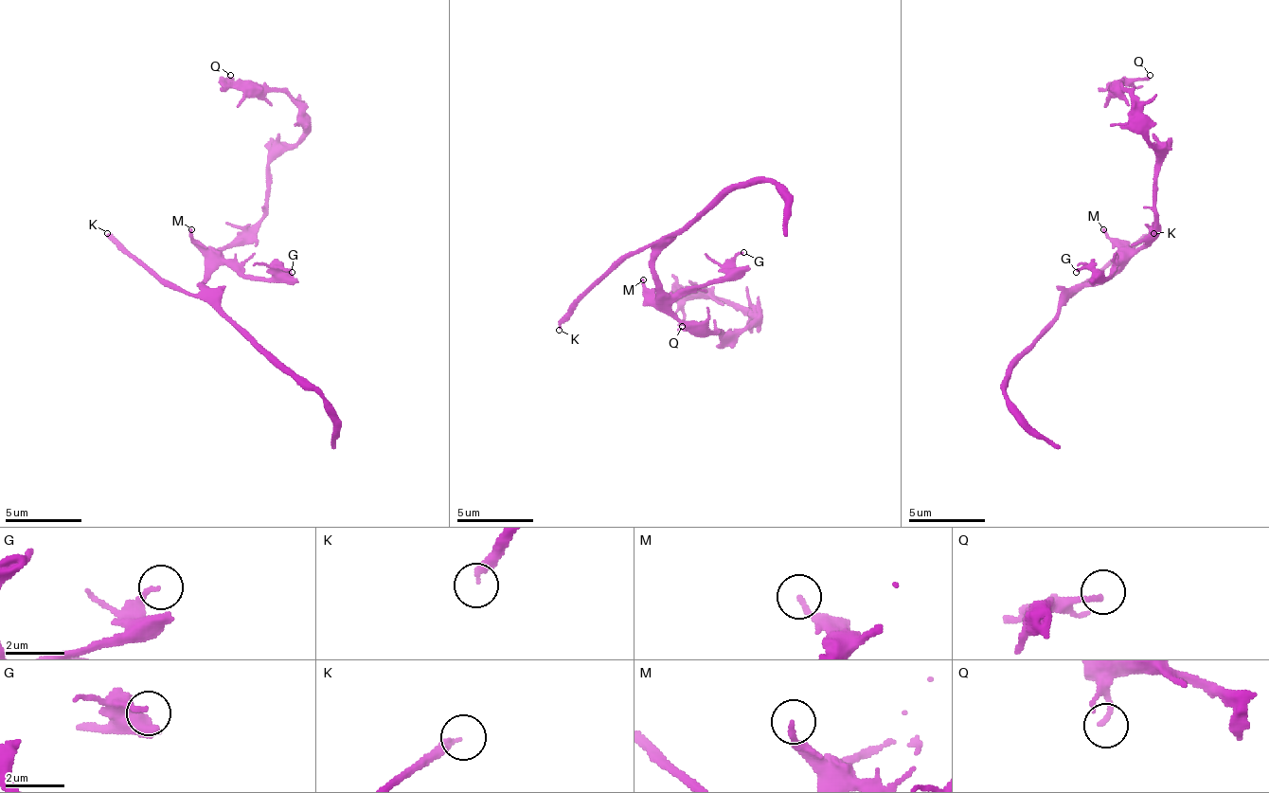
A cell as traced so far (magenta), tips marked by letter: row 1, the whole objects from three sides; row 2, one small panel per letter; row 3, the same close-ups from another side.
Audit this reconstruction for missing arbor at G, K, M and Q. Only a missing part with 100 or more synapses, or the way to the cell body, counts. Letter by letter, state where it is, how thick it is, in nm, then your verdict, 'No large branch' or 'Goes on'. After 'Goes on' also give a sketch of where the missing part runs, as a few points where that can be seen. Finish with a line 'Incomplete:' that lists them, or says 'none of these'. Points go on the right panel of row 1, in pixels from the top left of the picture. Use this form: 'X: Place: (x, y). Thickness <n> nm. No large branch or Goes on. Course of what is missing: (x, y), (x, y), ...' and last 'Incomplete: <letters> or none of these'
G: Place: (1076, 272). Thickness 160 nm. No large branch
K: Place: (1153, 233). Thickness 240 nm. Goes on
M: Place: (1103, 229). Thickness 180 nm. No large branch
Q: Place: (1150, 75). Thickness 170 nm. No large branch
Incomplete: K

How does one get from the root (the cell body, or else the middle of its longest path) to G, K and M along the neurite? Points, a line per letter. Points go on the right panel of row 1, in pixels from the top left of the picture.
G: (1122, 260), (1103, 279), (1088, 268), (1080, 268), (1076, 272)
K: (1122, 260), (1103, 279), (1083, 283), (1072, 295), (1088, 287), (1126, 248), (1134, 248), (1150, 233), (1153, 233)
M: (1122, 260), (1122, 252), (1103, 229)

